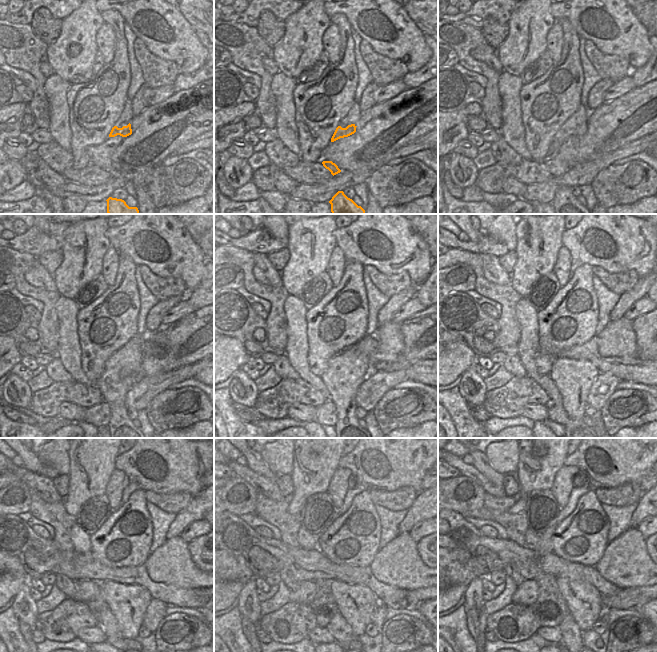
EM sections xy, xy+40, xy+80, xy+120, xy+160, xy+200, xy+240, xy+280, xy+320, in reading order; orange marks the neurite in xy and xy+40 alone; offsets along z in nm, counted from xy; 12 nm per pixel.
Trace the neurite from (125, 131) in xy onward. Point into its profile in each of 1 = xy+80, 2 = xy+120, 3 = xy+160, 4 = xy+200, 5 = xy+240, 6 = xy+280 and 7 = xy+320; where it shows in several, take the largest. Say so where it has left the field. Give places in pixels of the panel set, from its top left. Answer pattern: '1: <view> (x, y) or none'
1: xy+80 (556, 167)
2: xy+120 (121, 369)
3: xy+160 (347, 370)
4: xy+200 (573, 377)
5: xy+240 (128, 603)
6: xy+280 (356, 603)
7: xy+320 (583, 599)

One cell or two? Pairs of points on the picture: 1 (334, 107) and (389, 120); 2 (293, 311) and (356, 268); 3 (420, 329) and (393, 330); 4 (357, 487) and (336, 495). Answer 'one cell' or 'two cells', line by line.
1: two cells
2: two cells
3: two cells
4: two cells

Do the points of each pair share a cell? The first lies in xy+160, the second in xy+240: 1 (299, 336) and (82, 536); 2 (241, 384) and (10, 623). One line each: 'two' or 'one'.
1: one
2: two

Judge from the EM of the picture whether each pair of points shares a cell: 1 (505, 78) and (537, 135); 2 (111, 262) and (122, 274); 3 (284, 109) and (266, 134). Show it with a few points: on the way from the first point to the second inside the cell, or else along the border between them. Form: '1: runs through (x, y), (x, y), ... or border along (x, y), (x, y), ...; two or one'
1: border along (522, 85), (520, 90), (520, 116), (525, 129); two
2: border along (119, 253), (119, 267), (116, 279), (109, 286); two
3: border along (274, 129), (277, 137); two

